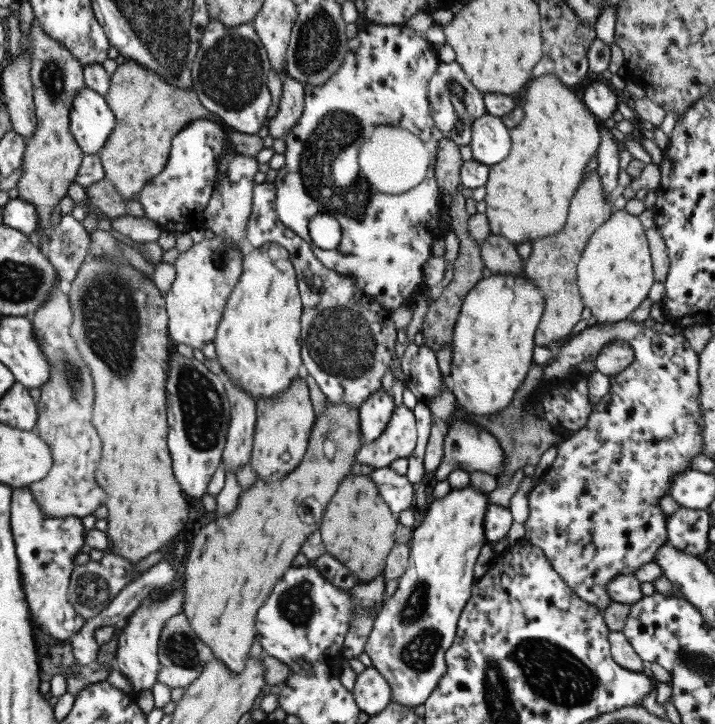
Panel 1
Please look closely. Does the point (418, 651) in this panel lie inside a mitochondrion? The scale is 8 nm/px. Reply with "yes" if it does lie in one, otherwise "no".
yes

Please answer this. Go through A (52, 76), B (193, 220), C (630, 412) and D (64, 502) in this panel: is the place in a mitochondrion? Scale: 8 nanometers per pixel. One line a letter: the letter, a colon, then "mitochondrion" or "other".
A: mitochondrion
B: other
C: other
D: other

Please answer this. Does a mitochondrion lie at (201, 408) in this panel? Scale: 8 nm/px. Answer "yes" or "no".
yes

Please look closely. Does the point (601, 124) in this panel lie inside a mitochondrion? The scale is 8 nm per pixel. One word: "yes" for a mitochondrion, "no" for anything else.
no

